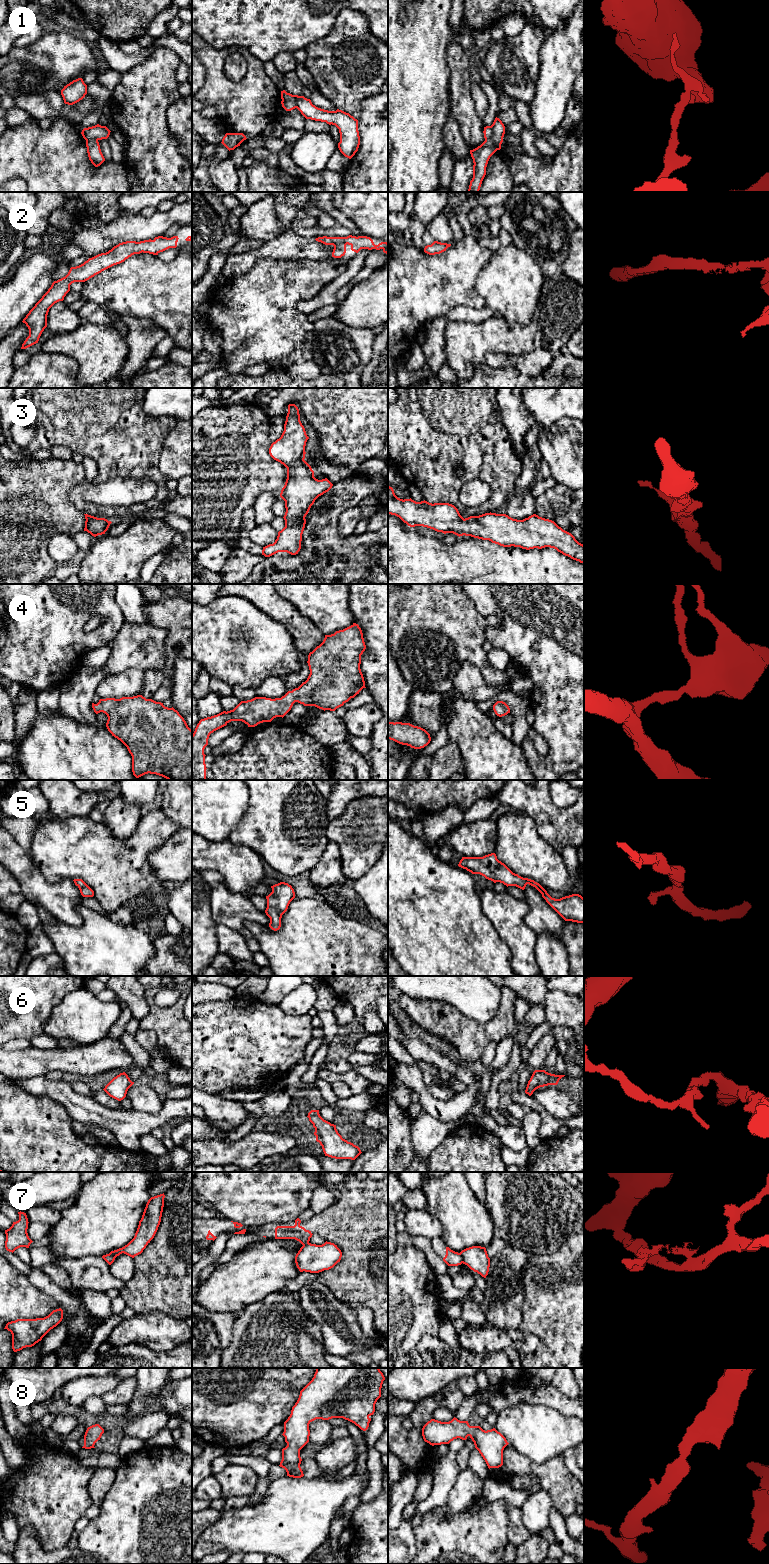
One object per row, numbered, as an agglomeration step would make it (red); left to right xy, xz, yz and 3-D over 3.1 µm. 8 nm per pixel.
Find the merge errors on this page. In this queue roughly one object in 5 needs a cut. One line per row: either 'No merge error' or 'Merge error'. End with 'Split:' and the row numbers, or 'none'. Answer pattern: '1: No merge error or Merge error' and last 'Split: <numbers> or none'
1: Merge error
2: No merge error
3: No merge error
4: No merge error
5: No merge error
6: No merge error
7: Merge error
8: No merge error
Split: 1, 7

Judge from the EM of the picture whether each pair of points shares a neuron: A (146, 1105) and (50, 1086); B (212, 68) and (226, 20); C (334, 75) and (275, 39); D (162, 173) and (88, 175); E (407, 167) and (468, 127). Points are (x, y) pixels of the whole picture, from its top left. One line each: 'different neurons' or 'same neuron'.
A: different neurons
B: different neurons
C: different neurons
D: different neurons
E: different neurons

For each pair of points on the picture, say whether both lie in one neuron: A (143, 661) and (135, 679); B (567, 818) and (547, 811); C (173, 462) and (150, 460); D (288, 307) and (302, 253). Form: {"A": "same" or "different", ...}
{"A": "different", "B": "same", "C": "different", "D": "different"}

